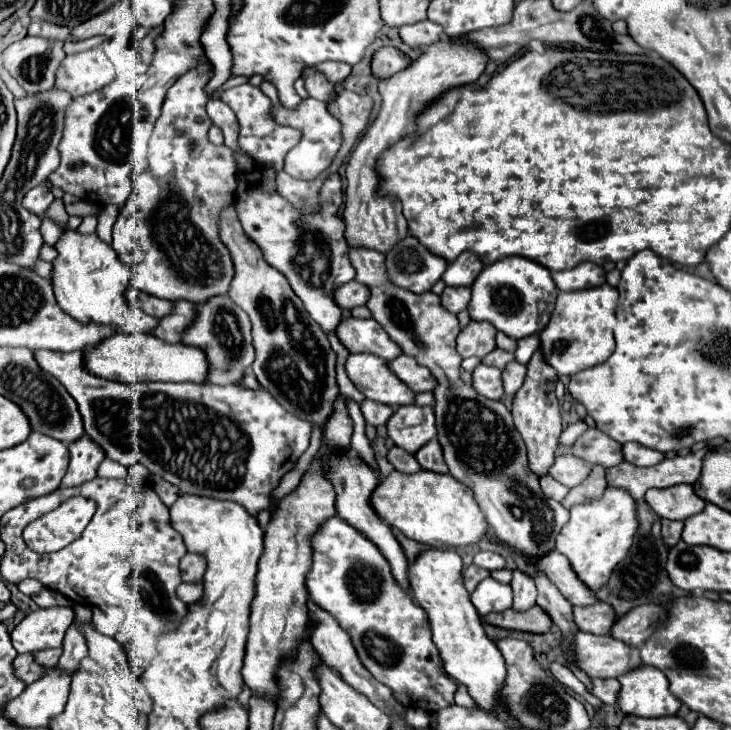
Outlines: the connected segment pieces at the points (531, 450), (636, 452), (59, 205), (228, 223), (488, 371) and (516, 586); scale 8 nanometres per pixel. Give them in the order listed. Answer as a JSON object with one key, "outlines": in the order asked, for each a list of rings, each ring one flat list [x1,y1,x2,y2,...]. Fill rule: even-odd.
{"outlines":[[[538,350,538,352,534,352,534,356,528,362,526,382,516,392,514,404,512,404,514,424,528,448,528,464,536,476,546,476,550,466,554,464,558,438,562,432,562,414,560,414,560,406,558,406,558,400,554,394,556,382,558,382,558,374,550,368,550,364,546,364,546,360,542,360,542,354]],[[634,442,624,444,622,446,622,454,624,454,624,460,634,464,634,466,654,466,664,458,662,452,650,450,650,448,642,448,640,444,634,444]],[[58,198,58,200,54,200,54,202,50,204,50,208,48,208,46,216,48,216,48,218,52,218,52,220,56,220,58,224,62,224,62,226,66,228,68,214,66,214,66,210,64,210,64,202,62,202,60,198]],[[230,200,218,216,220,240,230,250,234,262,234,278,230,284,228,296,248,314,252,322,254,336,254,374,264,390,268,390,290,414,318,424,324,430,328,418,332,416,334,402,340,394,336,384,336,354,328,344,326,334,306,316,302,302,294,296,290,284,276,268,266,264,258,244,246,236,236,214,236,202],[282,364,282,366,280,366],[316,382,316,386,314,386]],[[478,364,472,372,472,386,478,394,482,394,486,398,492,398,492,400,500,400,502,394,504,394,500,370,494,368,494,366]],[[514,570,514,580,512,580,512,592,514,592,514,602,512,610,524,612,530,610,536,604,536,586,534,580,518,570]]]}

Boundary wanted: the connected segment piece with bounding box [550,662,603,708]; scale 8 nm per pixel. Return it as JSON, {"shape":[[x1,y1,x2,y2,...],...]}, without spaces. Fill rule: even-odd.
{"shape":[[552,662,552,664,550,664,550,672,552,672,552,676,554,676,562,686,570,688,572,692,576,692,576,694,587,699,587,702,595,708,601,708,603,706,603,703,588,692,586,686,584,686,584,684,582,684,574,674,572,674,572,670,566,668,562,662]]}

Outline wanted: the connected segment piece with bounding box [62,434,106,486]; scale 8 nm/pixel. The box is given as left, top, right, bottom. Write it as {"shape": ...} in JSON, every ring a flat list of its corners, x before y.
{"shape":[[86,434,70,442,68,448,70,448,70,466,62,480,62,486,72,486,92,480,96,476,98,464,106,458,104,450,98,444,94,444]]}

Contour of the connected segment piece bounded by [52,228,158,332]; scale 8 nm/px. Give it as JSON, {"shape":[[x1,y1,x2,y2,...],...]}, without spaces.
{"shape":[[64,230,60,240,54,244,58,250,52,262,52,286,56,300,64,312,74,316,78,322,100,322,116,326,116,332,150,332,158,322,154,316,130,310,126,304,126,288,130,288,130,268,118,258,110,244,98,238,96,232,80,234,78,230]]}

